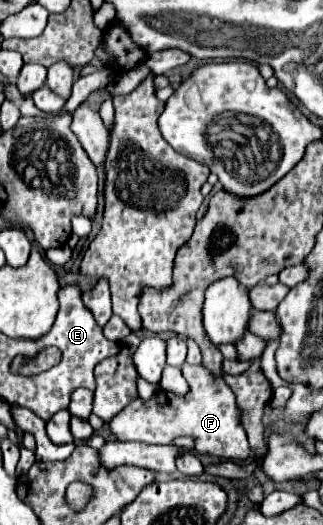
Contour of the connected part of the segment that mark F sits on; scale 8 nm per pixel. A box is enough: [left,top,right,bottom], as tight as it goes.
[109,365,249,459]

